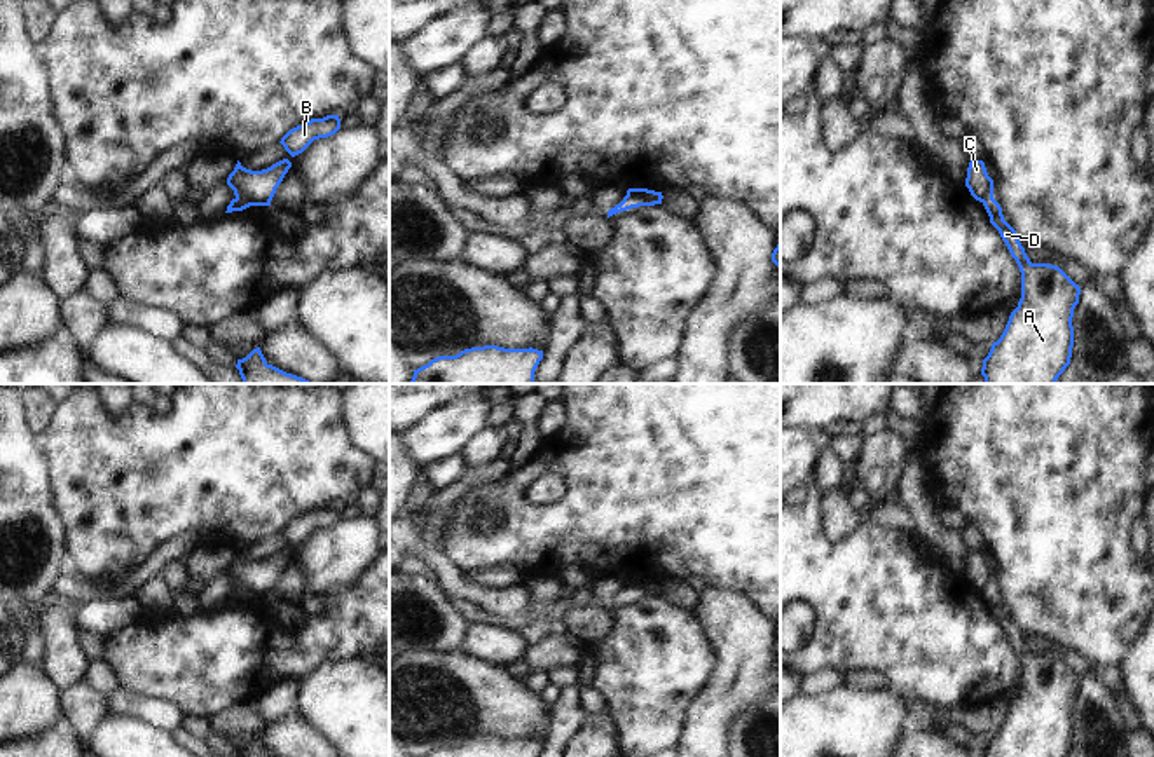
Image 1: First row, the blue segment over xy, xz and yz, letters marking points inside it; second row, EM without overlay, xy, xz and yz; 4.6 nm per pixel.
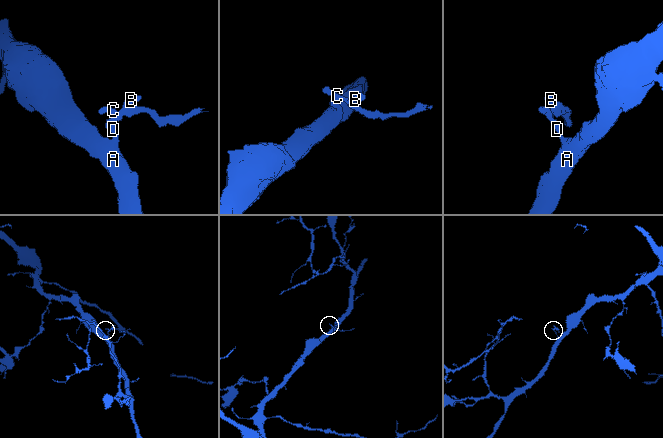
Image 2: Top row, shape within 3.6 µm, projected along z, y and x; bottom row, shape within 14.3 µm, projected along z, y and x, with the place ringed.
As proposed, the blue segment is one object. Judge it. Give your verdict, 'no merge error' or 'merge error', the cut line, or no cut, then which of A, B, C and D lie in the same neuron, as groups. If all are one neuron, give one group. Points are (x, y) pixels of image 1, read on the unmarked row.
merge error | xy (236, 588), (254, 595) | A D / B C

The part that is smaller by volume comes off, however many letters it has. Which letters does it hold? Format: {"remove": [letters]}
{"remove": ["B", "C"]}

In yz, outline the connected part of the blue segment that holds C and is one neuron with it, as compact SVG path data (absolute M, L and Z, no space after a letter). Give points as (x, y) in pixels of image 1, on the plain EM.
M983 551L969 553L965 577L979 593L993 588L993 570L988 567Z

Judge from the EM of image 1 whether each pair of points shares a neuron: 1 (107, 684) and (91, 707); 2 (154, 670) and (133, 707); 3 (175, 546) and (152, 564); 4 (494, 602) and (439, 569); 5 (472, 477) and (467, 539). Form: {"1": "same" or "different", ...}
{"1": "different", "2": "different", "3": "same", "4": "same", "5": "different"}

